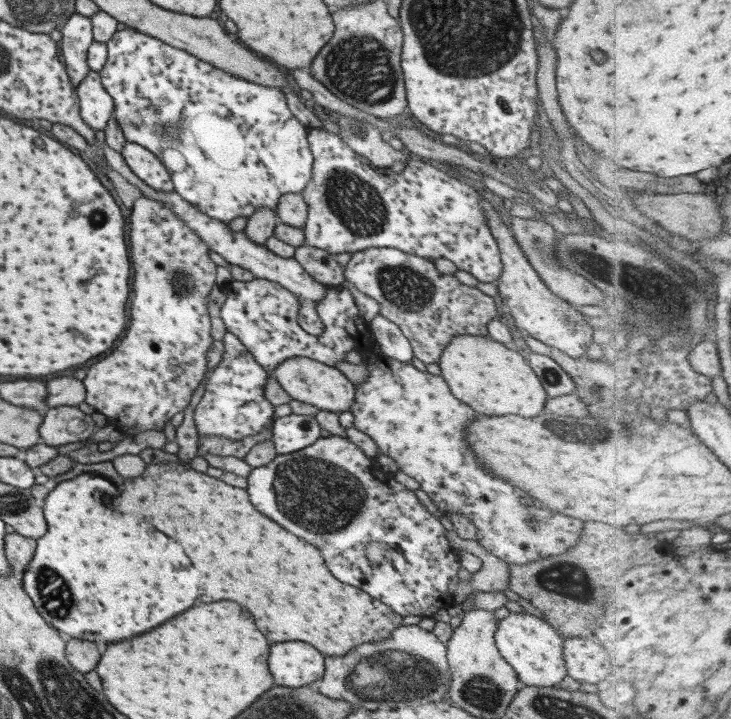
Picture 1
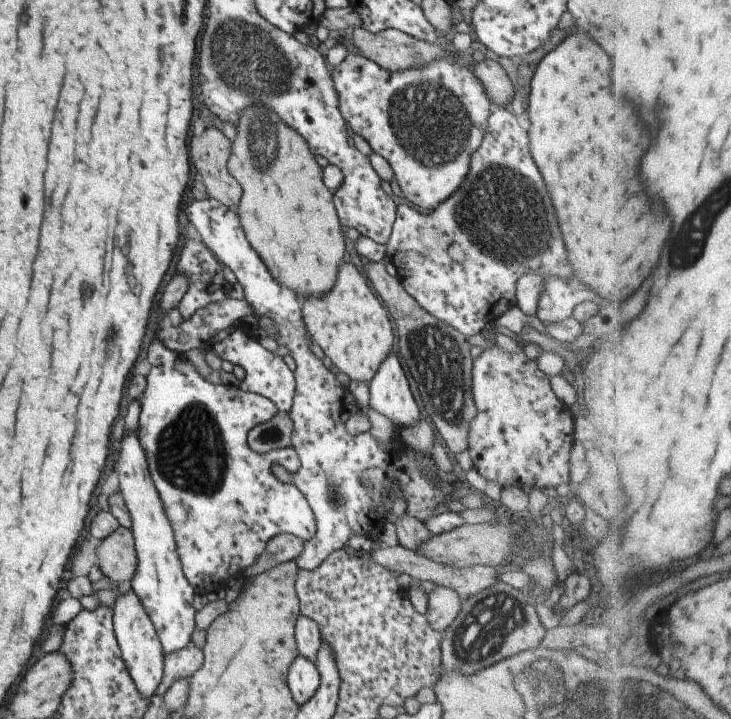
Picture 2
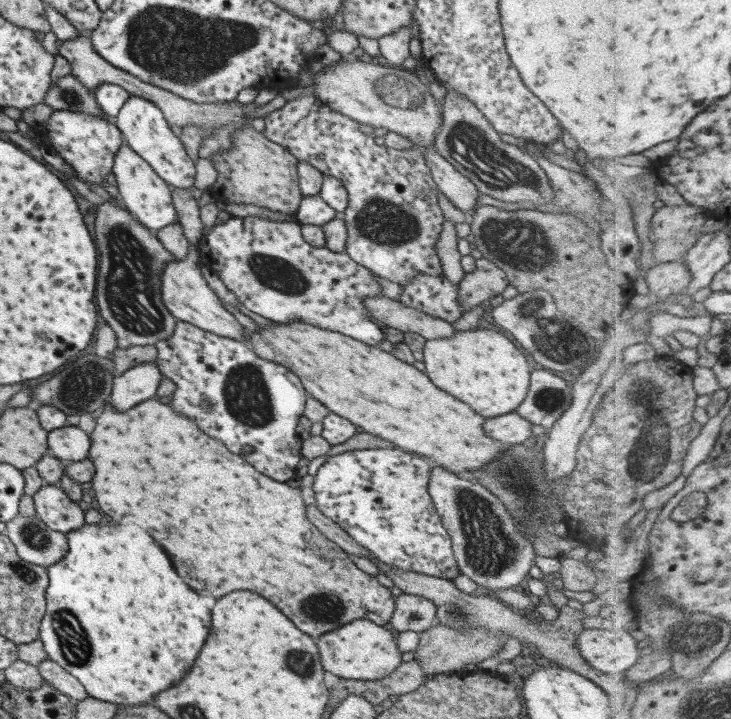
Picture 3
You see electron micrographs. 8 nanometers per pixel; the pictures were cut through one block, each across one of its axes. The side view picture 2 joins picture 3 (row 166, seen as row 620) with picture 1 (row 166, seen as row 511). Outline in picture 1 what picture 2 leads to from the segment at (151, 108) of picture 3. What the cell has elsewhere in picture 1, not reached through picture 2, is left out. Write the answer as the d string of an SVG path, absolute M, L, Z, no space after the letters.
M127 141L123 143L119 153L131 172L149 188L153 188L157 192L174 191L169 172L155 154L138 144Z

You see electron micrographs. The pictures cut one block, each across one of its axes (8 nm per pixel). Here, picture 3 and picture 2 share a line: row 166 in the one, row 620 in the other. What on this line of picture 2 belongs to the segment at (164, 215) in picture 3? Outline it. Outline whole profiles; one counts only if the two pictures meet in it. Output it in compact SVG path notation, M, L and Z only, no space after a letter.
M130 591L116 594L112 604L112 627L121 658L141 697L149 699L156 691L164 667L164 650L139 597Z

